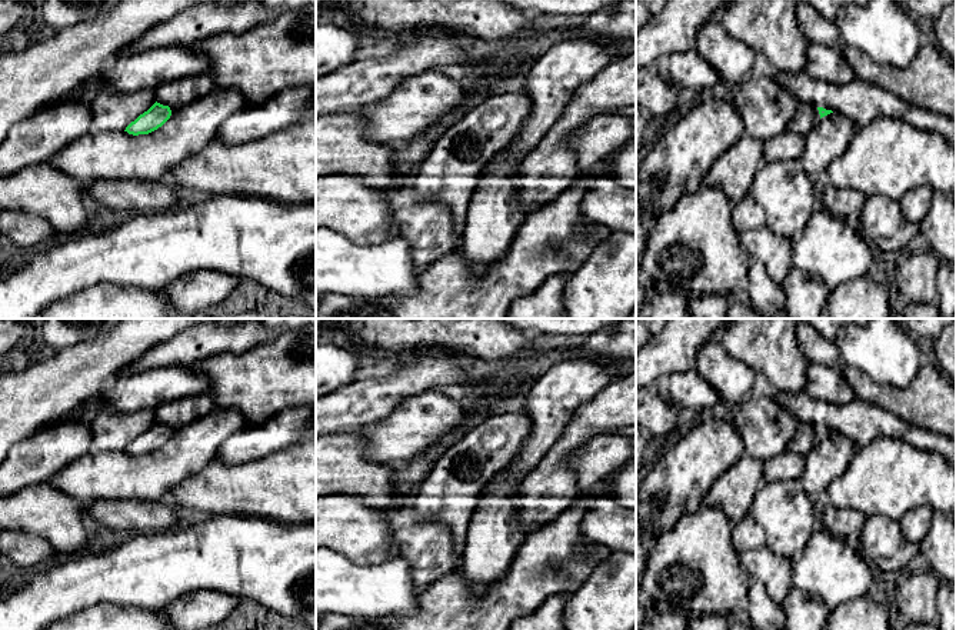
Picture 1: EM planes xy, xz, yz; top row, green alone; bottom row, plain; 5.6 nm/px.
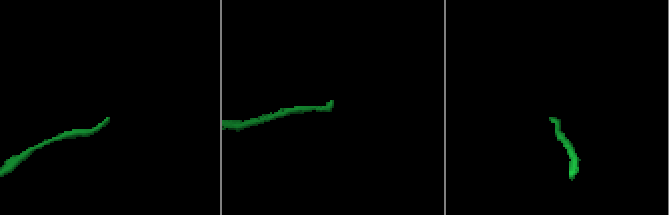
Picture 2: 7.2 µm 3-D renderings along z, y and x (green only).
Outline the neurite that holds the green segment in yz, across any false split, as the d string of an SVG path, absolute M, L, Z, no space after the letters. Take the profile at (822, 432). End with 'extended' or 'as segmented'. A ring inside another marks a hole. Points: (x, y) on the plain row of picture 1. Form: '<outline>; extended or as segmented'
M799 421L793 441L789 444L789 450L806 456L820 441L822 437L830 433L833 431Z; extended

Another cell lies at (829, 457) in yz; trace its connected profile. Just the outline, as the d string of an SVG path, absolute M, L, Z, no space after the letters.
M830 433L805 456L806 466L800 477L806 493L813 500L823 500L829 484L845 473L856 451L852 439L840 433Z

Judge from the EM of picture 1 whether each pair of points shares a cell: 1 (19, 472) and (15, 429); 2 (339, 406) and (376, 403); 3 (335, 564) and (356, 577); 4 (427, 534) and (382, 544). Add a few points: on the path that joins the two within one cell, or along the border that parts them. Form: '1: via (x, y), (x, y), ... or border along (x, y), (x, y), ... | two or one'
1: border along (25, 439), (19, 443) | two
2: via (347, 406), (367, 403) | one
3: via (340, 570), (350, 577) | one
4: border along (392, 530), (397, 554) | two

